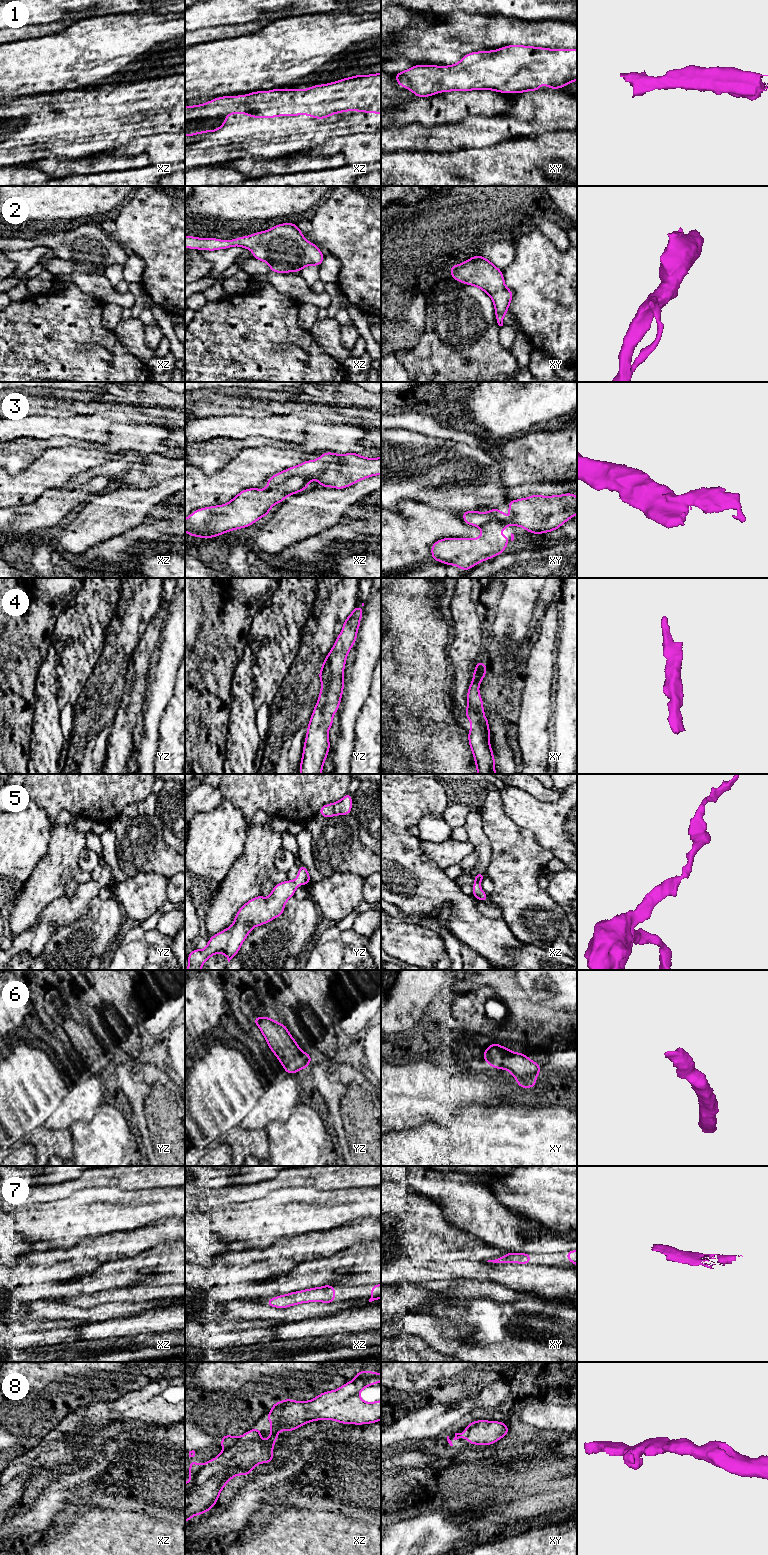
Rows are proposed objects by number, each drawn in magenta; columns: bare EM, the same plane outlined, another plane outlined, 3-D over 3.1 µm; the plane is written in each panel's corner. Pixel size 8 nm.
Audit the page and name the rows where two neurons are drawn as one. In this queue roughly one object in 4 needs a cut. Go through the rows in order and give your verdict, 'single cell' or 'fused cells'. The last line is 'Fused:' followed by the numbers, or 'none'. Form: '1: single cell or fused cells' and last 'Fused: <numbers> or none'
1: single cell
2: single cell
3: fused cells
4: single cell
5: single cell
6: single cell
7: single cell
8: single cell
Fused: 3

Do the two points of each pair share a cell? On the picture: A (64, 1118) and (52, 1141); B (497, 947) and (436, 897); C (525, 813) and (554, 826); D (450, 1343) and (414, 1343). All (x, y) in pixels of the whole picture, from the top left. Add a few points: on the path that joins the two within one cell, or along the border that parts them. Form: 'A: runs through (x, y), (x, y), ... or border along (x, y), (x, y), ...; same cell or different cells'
A: border along (45, 1127), (49, 1129), (68, 1128); different cells
B: runs through (481, 931), (463, 913), (463, 909), (452, 898); same cell
C: runs through (532, 814), (547, 821); same cell
D: border along (404, 1334), (419, 1336), (436, 1351); different cells

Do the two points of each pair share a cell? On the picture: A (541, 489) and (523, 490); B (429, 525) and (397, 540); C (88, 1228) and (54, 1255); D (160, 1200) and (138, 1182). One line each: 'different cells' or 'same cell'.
A: same cell
B: same cell
C: different cells
D: different cells

